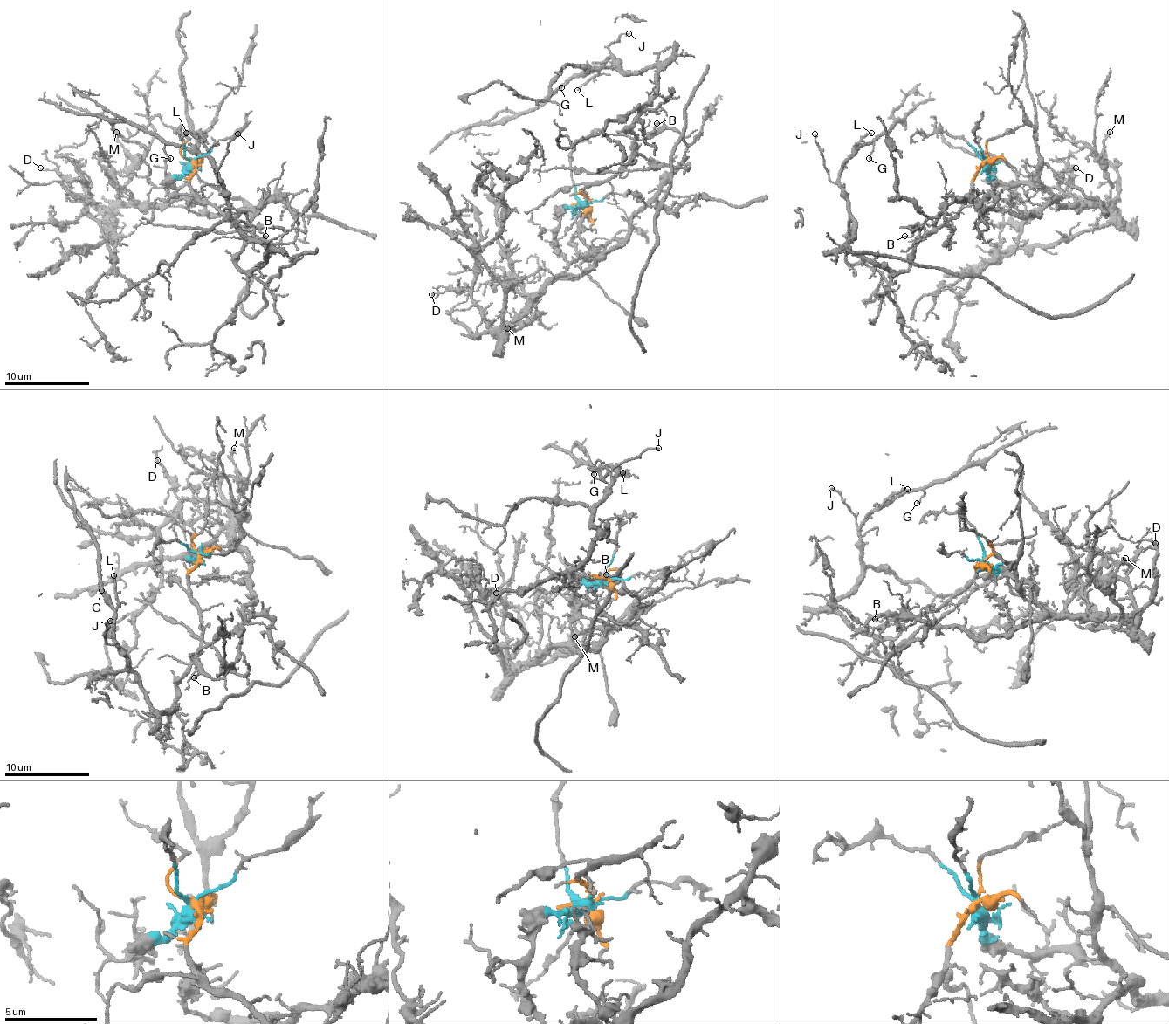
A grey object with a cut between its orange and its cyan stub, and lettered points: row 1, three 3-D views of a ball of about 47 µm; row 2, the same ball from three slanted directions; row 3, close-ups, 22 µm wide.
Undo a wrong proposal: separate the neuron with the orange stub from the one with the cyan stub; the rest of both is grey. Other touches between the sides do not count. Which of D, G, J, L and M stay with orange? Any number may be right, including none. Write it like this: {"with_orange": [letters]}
{"with_orange": ["G", "J", "L"]}

